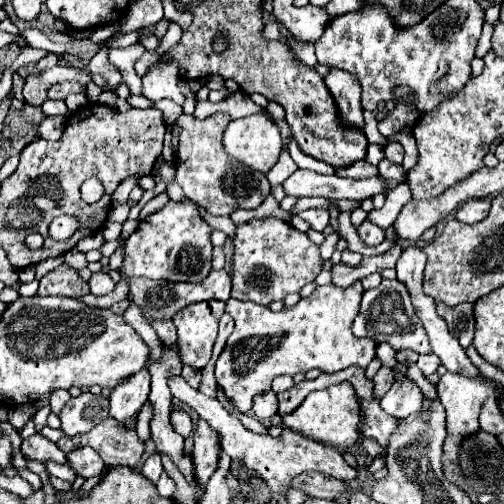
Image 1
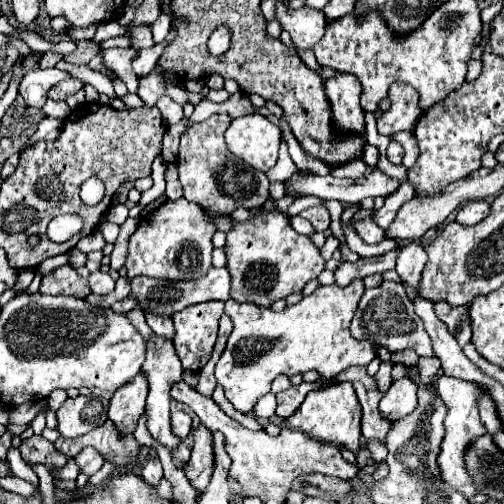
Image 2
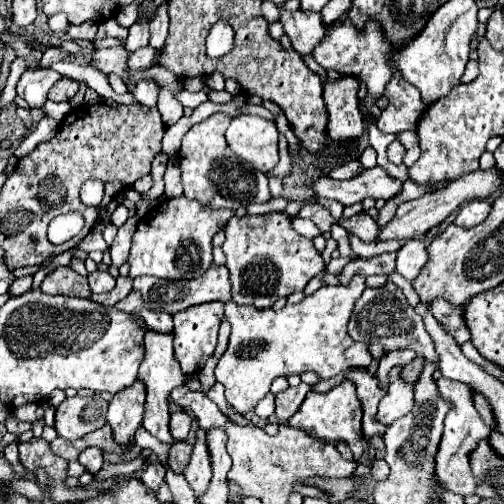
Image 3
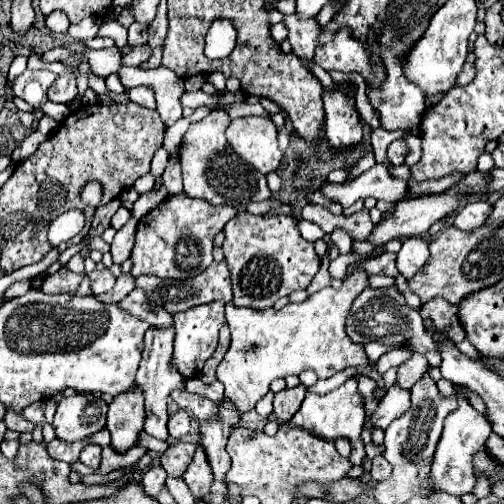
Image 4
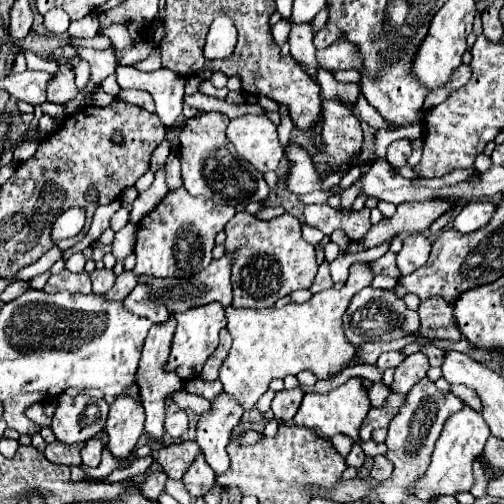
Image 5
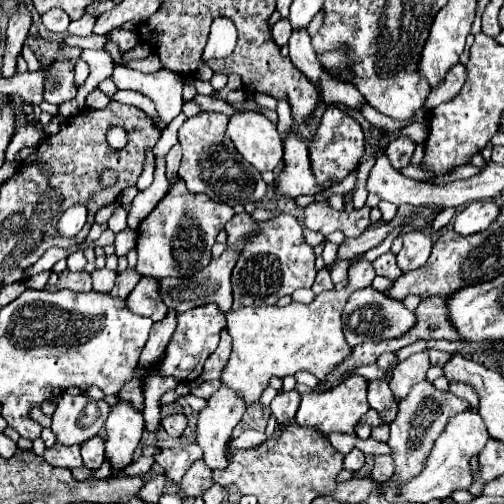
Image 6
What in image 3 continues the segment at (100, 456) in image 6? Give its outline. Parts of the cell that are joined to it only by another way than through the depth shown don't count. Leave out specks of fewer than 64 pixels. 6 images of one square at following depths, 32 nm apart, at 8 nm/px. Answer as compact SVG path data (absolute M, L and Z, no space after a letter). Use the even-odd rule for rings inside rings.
M86 448L80 452L78 462L88 470L88 474L96 474L102 468L102 452L98 448Z

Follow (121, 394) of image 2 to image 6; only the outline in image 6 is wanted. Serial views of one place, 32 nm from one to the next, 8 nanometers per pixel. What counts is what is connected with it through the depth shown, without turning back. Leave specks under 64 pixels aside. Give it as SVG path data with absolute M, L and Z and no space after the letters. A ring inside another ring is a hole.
M118 400L106 420L106 456L114 470L122 470L132 462L134 450L144 432L144 414L136 412L132 404Z

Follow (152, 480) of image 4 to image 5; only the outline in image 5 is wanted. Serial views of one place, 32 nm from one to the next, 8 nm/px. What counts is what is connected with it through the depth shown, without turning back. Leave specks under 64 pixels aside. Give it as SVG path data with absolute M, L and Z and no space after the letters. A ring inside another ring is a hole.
M152 470L146 474L144 482L142 482L142 494L150 500L156 500L160 496L160 492L164 490L164 482L166 482L166 472L164 470Z

